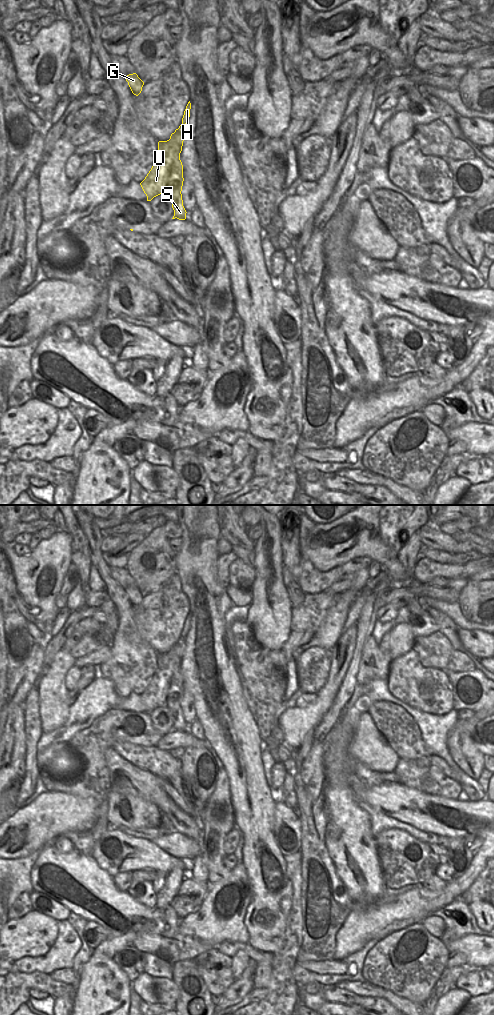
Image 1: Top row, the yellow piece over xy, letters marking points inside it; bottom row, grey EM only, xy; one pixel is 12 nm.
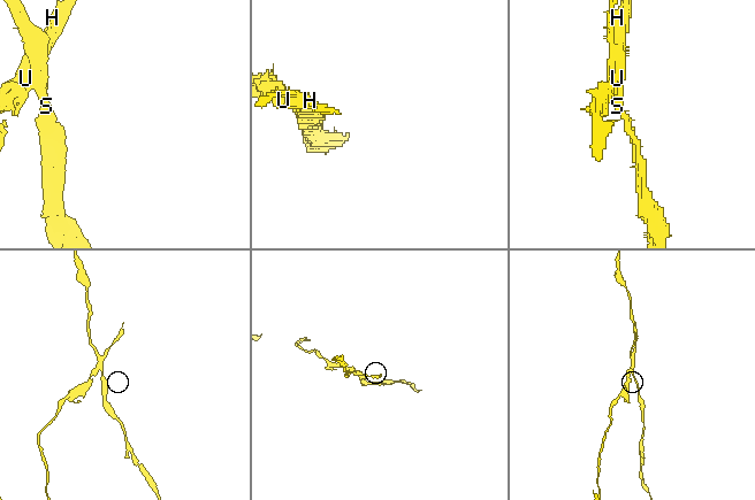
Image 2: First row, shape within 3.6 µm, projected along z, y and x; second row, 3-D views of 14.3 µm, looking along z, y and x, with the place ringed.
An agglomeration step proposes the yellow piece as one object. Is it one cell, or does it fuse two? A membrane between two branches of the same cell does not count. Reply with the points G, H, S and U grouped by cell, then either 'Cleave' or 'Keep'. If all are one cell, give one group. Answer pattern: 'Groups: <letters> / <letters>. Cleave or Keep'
Groups: G S / H U. Cleave

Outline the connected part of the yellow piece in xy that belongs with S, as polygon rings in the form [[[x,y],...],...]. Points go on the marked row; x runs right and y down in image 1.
[[[180,155],[175,158],[171,167],[171,174],[167,184],[167,195],[171,200],[174,216],[172,219],[185,220],[186,210],[183,206],[182,200],[182,186],[183,186],[183,165],[180,160]]]

